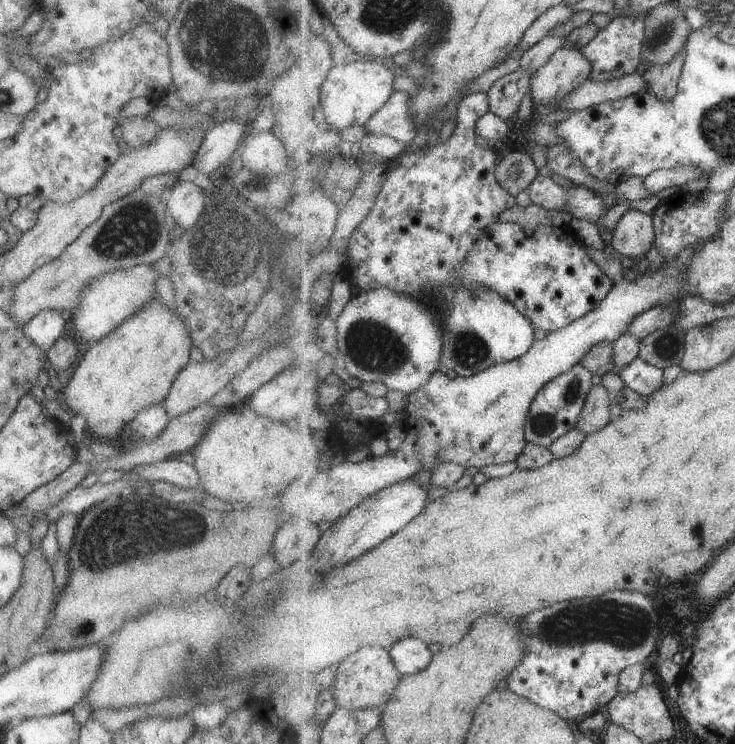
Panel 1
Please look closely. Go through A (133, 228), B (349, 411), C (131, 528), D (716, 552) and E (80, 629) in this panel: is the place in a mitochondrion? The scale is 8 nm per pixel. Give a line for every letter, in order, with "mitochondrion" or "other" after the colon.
A: mitochondrion
B: other
C: mitochondrion
D: other
E: mitochondrion

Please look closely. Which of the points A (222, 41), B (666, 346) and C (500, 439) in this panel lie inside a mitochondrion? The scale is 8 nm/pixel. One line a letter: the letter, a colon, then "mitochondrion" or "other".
A: mitochondrion
B: mitochondrion
C: other

